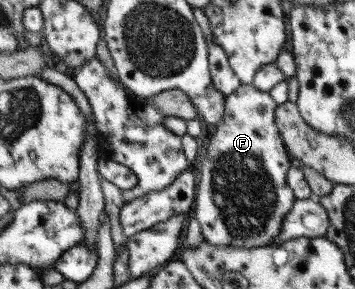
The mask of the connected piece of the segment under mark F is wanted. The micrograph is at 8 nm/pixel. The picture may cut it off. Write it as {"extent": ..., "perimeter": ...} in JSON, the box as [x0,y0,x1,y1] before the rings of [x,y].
{"extent":[193,84,295,249],"perimeter":[[[240,84],[233,93],[224,96],[223,117],[207,143],[194,193],[193,215],[199,223],[202,240],[211,246],[244,249],[269,246],[291,209],[295,199],[292,189],[286,184],[286,173],[293,161],[274,122],[276,106],[268,92],[259,91],[251,84]]]}

